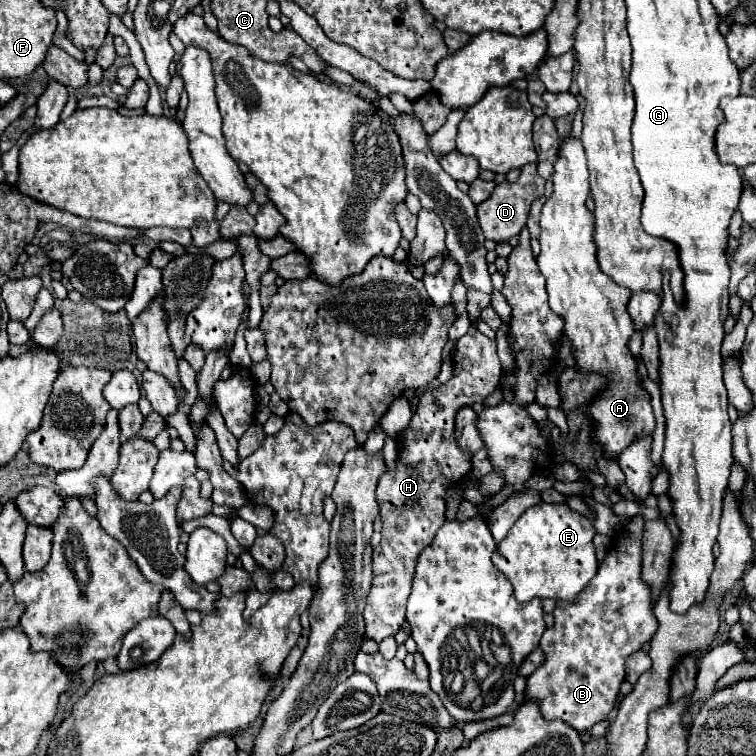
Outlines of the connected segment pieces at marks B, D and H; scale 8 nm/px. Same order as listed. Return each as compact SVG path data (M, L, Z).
M635 517L617 539L619 547L607 553L597 575L587 583L583 593L579 593L575 601L557 601L553 611L555 625L545 629L539 643L545 653L545 661L533 675L529 675L525 689L525 697L539 703L543 717L565 721L577 731L591 731L595 723L603 721L613 711L619 687L625 679L625 659L639 651L657 631L657 619L651 611L649 585L641 581L641 533L643 519Z
M533 163L525 165L521 169L521 177L519 177L517 183L503 181L501 185L497 185L493 189L491 197L477 205L477 219L479 219L479 225L481 225L483 233L485 233L485 237L495 241L495 243L505 243L511 237L519 235L521 229L527 223L531 203L533 203L533 199L543 195L543 187L545 187L545 179L537 175L537 165L533 165Z
M469 327L467 335L463 335L457 345L455 345L455 365L453 365L453 379L433 391L425 391L417 395L413 389L405 393L409 401L415 401L415 411L413 419L405 427L405 431L399 433L397 437L397 459L395 459L395 469L387 469L377 487L377 501L381 505L381 521L383 521L383 531L381 531L381 543L373 549L373 585L367 595L367 605L365 605L365 637L375 639L375 643L381 643L385 637L395 635L401 625L405 623L405 605L407 597L411 593L411 581L415 573L415 563L419 553L431 543L435 537L439 525L445 523L445 493L451 485L459 483L463 477L471 473L471 455L463 453L459 445L455 445L455 413L463 405L475 405L483 403L489 393L497 389L501 381L501 363L497 357L497 347L495 341L485 337L477 327Z

